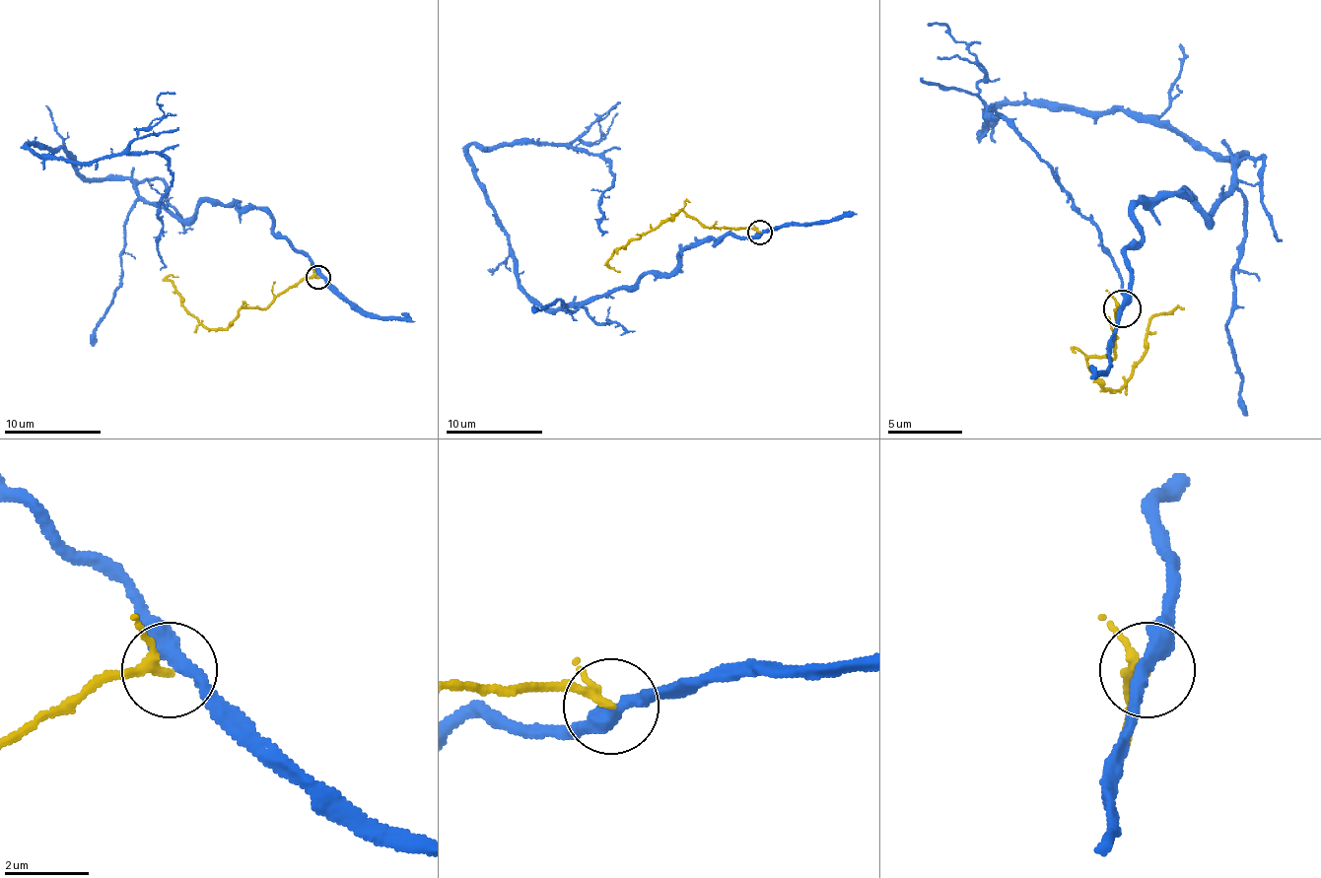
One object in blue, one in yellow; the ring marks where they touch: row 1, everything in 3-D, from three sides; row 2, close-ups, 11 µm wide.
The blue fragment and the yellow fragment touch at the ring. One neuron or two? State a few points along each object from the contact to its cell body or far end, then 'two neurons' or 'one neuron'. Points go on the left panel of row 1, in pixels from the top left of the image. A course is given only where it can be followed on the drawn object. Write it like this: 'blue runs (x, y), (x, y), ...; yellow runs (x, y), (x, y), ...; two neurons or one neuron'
blue runs (318, 276), (268, 211), (173, 219), (27, 144), (78, 163), (160, 153), (160, 269); yellow runs (318, 276), (302, 279), (268, 305), (242, 307), (220, 329), (208, 329), (183, 305), (167, 279), (178, 276); two neurons

